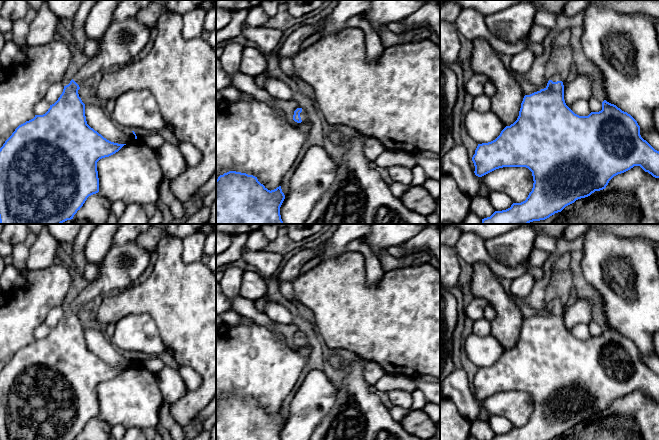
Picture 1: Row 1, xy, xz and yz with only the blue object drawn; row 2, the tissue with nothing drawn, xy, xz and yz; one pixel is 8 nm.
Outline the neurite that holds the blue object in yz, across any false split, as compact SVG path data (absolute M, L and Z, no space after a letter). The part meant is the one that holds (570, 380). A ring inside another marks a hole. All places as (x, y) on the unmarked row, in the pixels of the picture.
M557 296L544 313L524 320L519 340L513 348L506 350L495 364L478 368L472 385L478 401L503 391L526 391L532 396L533 412L526 424L513 427L506 434L495 435L491 440L552 440L576 424L605 413L614 400L634 390L640 390L645 396L659 402L659 375L641 361L637 345L606 324L602 326L599 336L591 336L588 340L575 338L565 327L564 309Z

